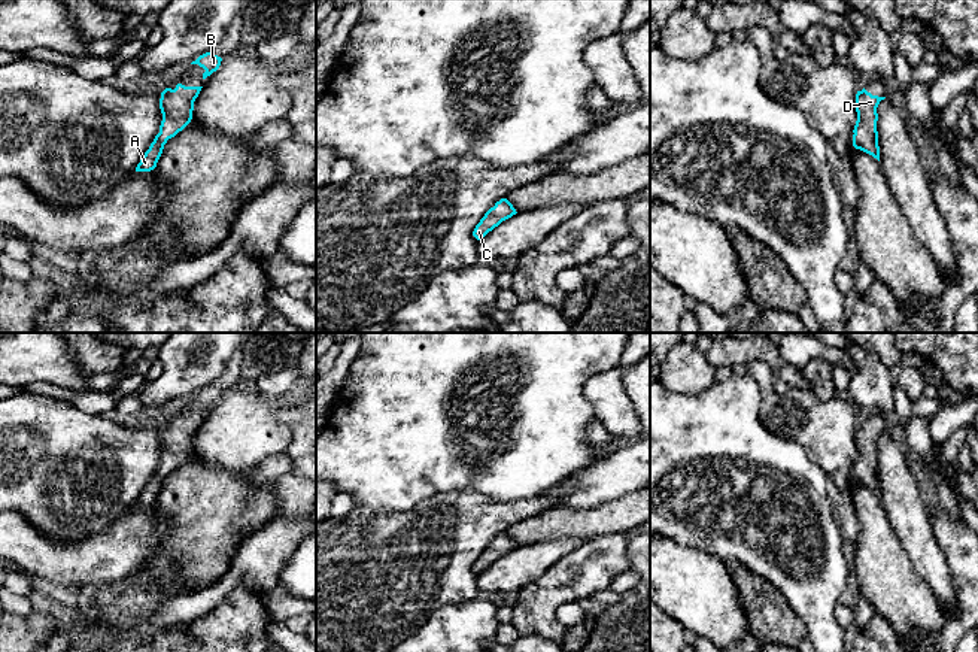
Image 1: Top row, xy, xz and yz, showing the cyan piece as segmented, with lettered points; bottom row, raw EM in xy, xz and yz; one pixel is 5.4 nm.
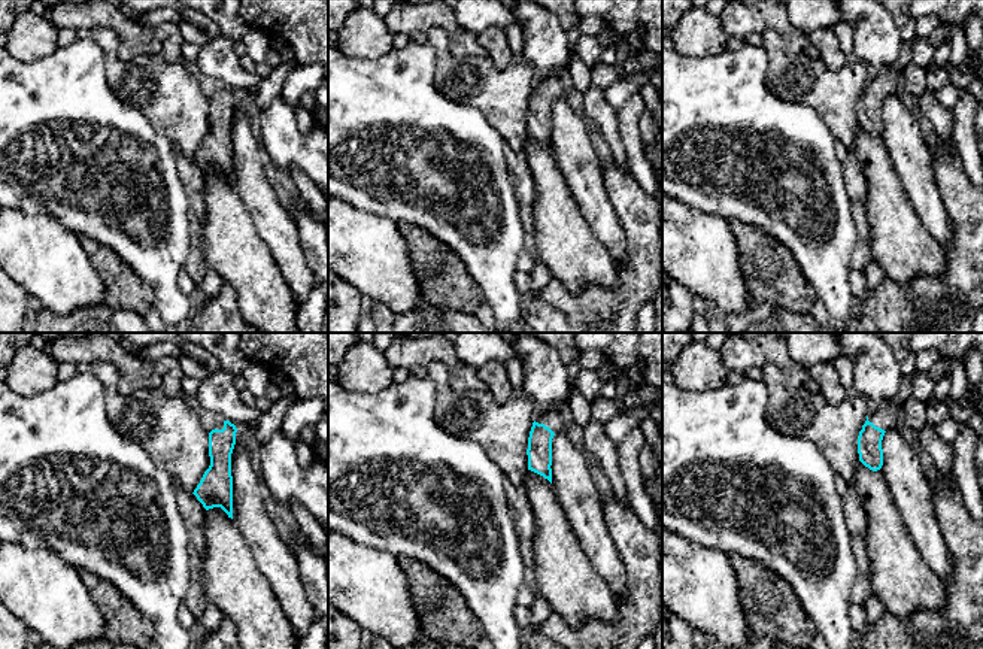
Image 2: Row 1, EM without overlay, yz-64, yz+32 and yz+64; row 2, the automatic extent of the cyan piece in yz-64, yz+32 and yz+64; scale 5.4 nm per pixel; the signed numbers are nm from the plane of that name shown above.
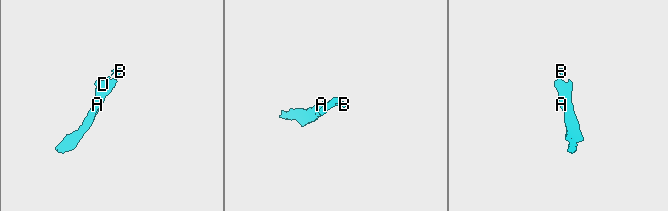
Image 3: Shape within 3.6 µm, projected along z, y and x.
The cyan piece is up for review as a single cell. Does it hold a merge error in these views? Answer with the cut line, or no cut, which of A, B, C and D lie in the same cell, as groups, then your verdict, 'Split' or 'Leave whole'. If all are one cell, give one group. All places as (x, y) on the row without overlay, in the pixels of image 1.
No split. Groups: A B C D. Leave whole

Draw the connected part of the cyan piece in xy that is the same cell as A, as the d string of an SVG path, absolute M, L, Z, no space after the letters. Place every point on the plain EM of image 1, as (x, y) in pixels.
M177 418L174 424L165 422L161 427L160 443L163 455L160 467L155 470L149 483L136 501L136 506L151 506L163 488L164 479L168 473L182 466L192 454L194 436L203 421L185 421Z

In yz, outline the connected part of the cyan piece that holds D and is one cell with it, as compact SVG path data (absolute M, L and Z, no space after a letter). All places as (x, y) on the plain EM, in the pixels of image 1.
M865 422L856 428L857 455L853 464L853 480L880 495L877 442L886 431L872 430Z

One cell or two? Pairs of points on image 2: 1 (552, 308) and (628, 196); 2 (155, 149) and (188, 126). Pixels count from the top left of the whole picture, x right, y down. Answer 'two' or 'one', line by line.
1: one
2: two

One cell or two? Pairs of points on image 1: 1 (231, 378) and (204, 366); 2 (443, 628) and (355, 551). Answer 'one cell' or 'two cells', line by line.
1: two cells
2: two cells

